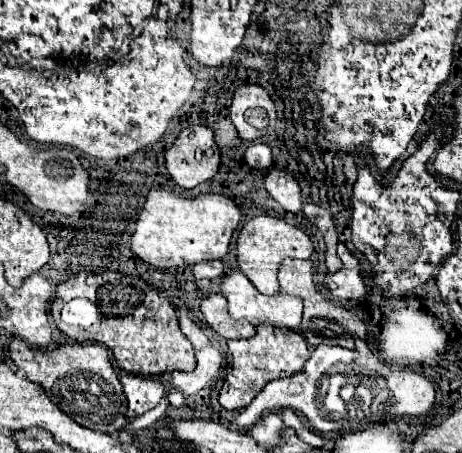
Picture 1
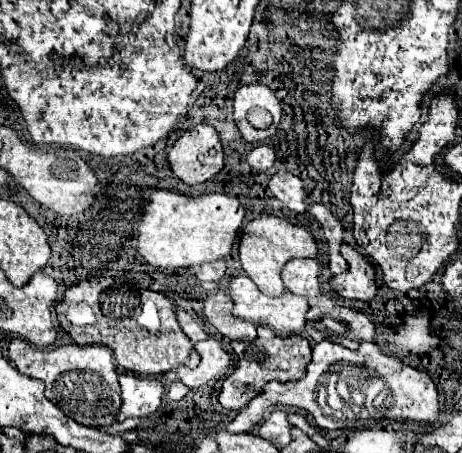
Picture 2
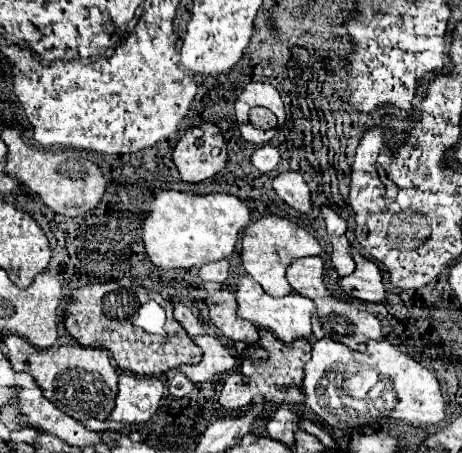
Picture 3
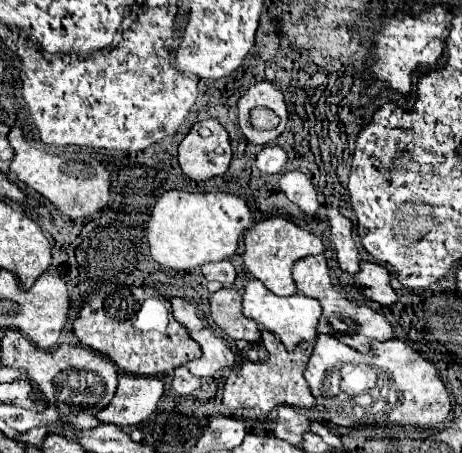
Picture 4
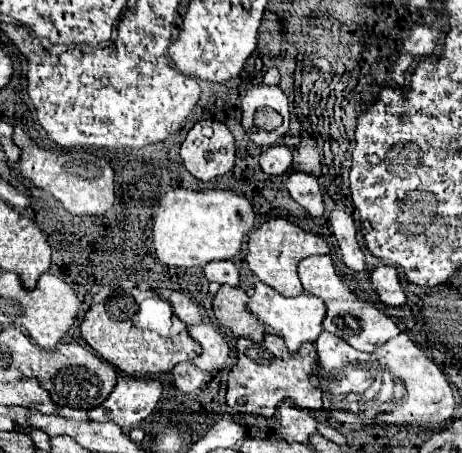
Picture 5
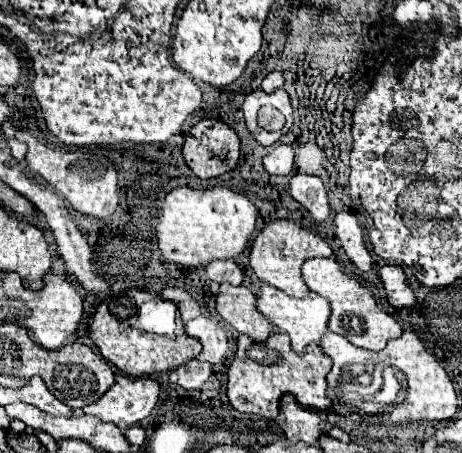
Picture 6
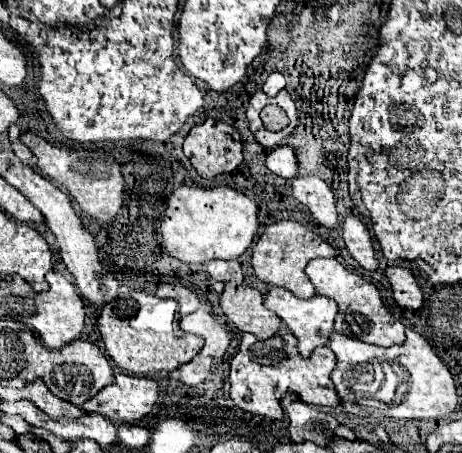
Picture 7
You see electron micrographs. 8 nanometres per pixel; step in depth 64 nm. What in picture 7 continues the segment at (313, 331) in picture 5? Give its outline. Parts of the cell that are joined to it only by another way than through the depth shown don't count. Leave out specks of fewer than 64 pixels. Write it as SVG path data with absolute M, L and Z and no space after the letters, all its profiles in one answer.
M270 288L270 292L266 294L266 308L276 312L284 320L284 324L292 330L292 334L298 338L298 352L304 358L308 358L314 352L314 348L328 346L328 338L334 332L334 320L338 314L338 304L332 298L314 296L310 300L304 300L294 296L286 288Z

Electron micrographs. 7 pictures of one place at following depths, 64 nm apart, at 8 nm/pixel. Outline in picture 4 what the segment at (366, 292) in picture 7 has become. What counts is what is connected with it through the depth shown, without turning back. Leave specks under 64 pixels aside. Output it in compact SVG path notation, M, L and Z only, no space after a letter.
M308 256L304 260L298 260L294 270L292 270L292 276L296 280L298 292L320 300L320 304L322 304L322 318L320 318L320 324L318 324L318 330L322 334L336 336L338 340L342 340L344 344L348 344L348 346L352 346L354 350L360 350L360 352L368 352L370 344L374 340L384 342L384 340L390 340L394 336L394 328L384 318L384 314L380 314L380 312L376 312L376 310L372 310L372 308L368 308L364 304L358 304L354 300L348 300L332 284L330 268L328 268L328 262L326 262L324 256Z

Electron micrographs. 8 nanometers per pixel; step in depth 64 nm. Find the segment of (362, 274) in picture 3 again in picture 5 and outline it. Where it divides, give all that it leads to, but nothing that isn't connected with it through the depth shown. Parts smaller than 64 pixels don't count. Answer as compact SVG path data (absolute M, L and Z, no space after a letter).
M378 266L372 270L372 284L380 300L388 306L404 306L406 294L400 284L400 274L394 266Z

